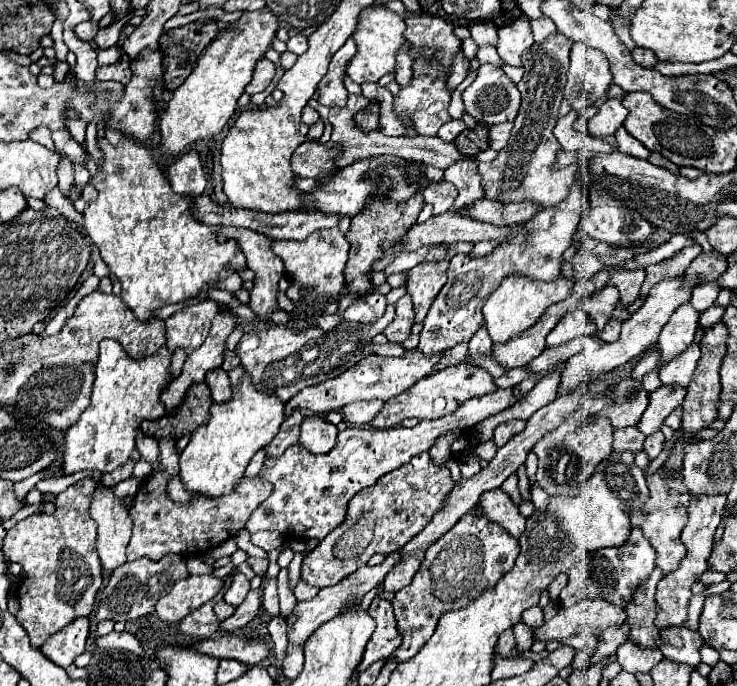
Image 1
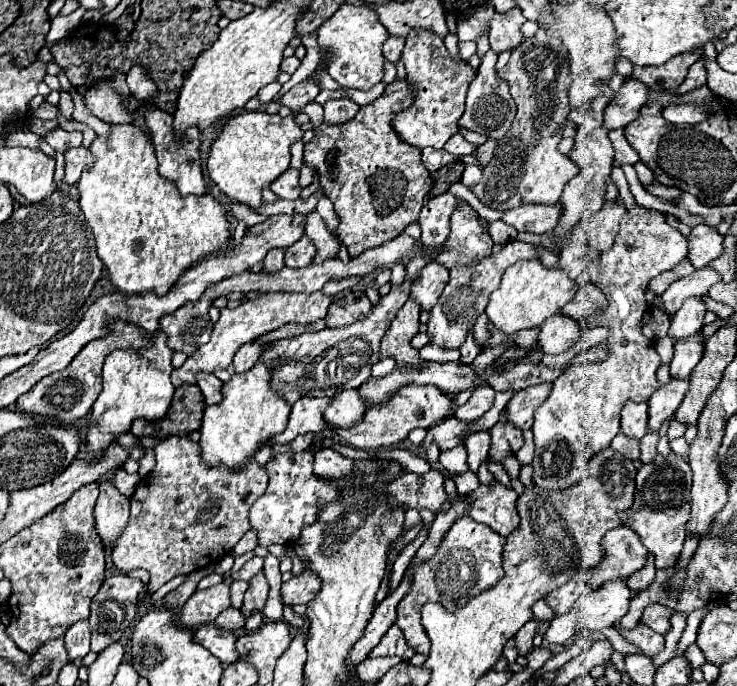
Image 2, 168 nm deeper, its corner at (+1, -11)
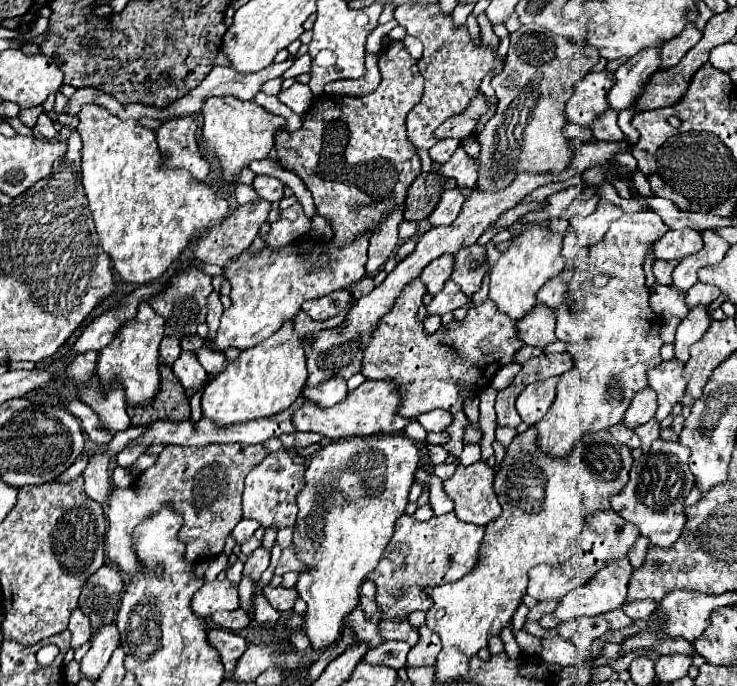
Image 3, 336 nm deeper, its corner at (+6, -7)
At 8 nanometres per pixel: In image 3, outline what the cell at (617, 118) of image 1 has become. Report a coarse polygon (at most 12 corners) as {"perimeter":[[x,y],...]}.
{"perimeter":[[660,46],[628,58],[616,70],[610,108],[626,110],[660,68]]}

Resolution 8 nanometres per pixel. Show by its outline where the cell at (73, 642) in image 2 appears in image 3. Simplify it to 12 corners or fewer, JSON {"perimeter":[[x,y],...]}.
{"perimeter":[[76,608],[70,616],[72,648],[92,636],[88,616]]}

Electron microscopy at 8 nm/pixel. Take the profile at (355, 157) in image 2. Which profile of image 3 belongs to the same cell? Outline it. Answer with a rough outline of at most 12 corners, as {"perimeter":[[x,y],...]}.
{"perimeter":[[402,42],[368,96],[320,94],[274,134],[334,242],[374,230],[420,174],[424,92]]}

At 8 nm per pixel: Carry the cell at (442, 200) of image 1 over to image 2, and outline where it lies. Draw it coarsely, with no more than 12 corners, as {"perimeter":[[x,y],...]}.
{"perimeter":[[451,192],[429,198],[421,210],[423,246],[447,238],[457,198]]}

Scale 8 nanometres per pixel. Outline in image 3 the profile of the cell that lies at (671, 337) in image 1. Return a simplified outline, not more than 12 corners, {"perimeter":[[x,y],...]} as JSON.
{"perimeter":[[696,282],[686,292],[686,304],[710,306],[720,288]]}

